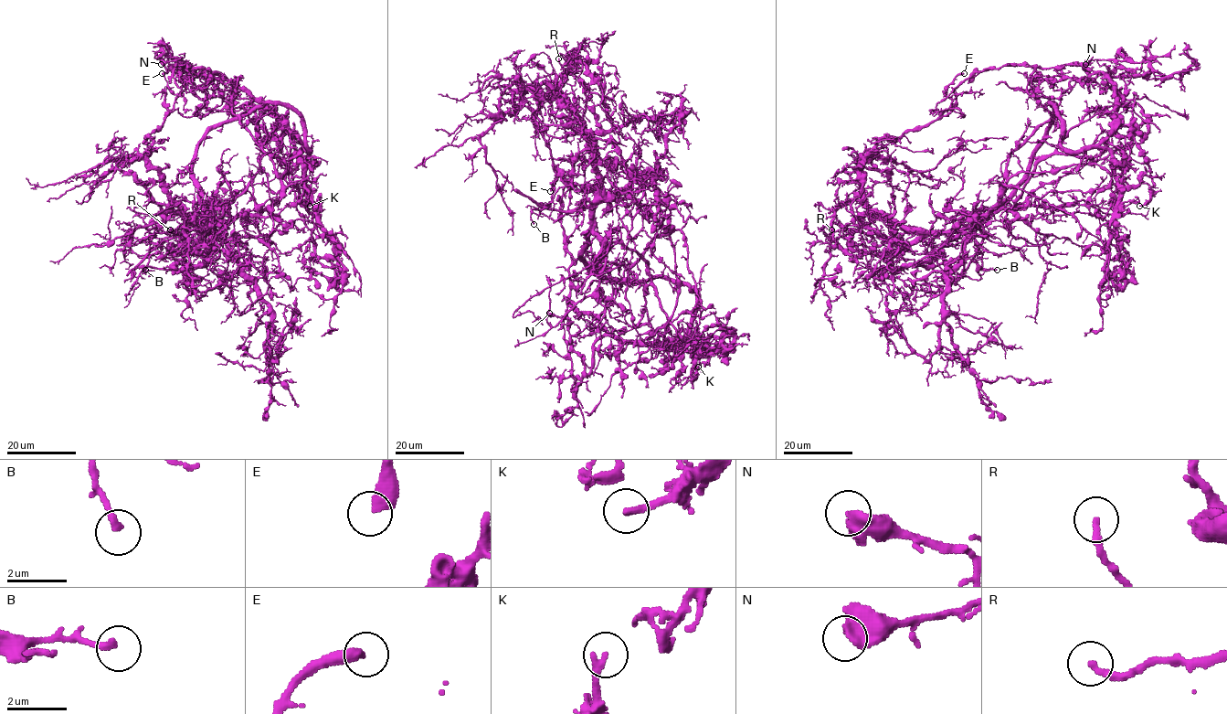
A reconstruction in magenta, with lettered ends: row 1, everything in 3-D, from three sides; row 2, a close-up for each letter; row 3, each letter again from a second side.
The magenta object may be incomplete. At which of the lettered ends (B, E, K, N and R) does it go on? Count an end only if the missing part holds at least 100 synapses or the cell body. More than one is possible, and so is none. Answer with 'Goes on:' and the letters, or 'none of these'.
Goes on: none of these

